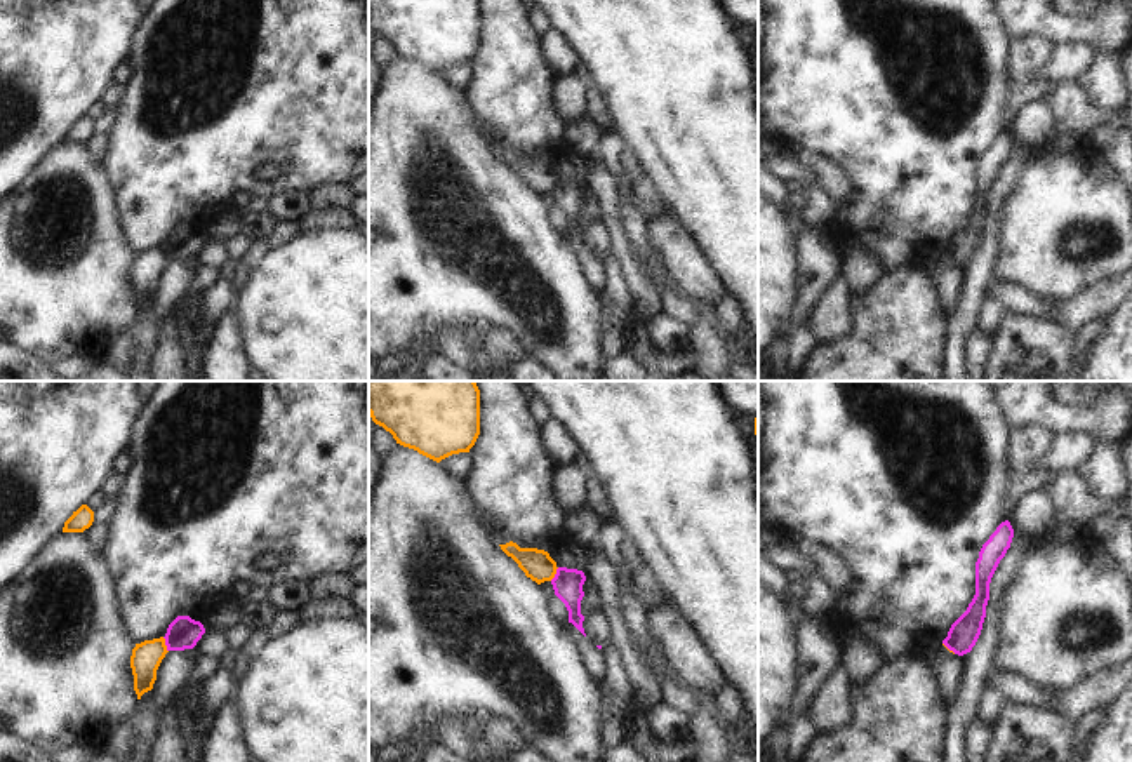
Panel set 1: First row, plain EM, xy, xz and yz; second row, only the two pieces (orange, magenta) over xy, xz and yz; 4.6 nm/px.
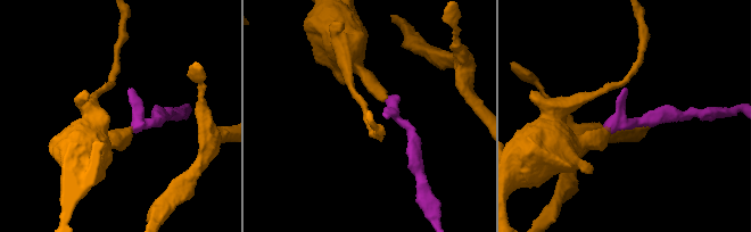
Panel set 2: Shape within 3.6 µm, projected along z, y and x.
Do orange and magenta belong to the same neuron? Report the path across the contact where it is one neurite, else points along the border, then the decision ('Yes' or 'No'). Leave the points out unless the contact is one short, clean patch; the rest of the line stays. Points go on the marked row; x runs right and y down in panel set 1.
Boundary: xy (162, 637), (167, 651). No

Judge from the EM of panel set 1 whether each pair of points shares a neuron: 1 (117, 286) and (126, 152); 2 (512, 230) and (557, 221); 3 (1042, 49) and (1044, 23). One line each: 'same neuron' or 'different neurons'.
1: different neurons
2: different neurons
3: different neurons

